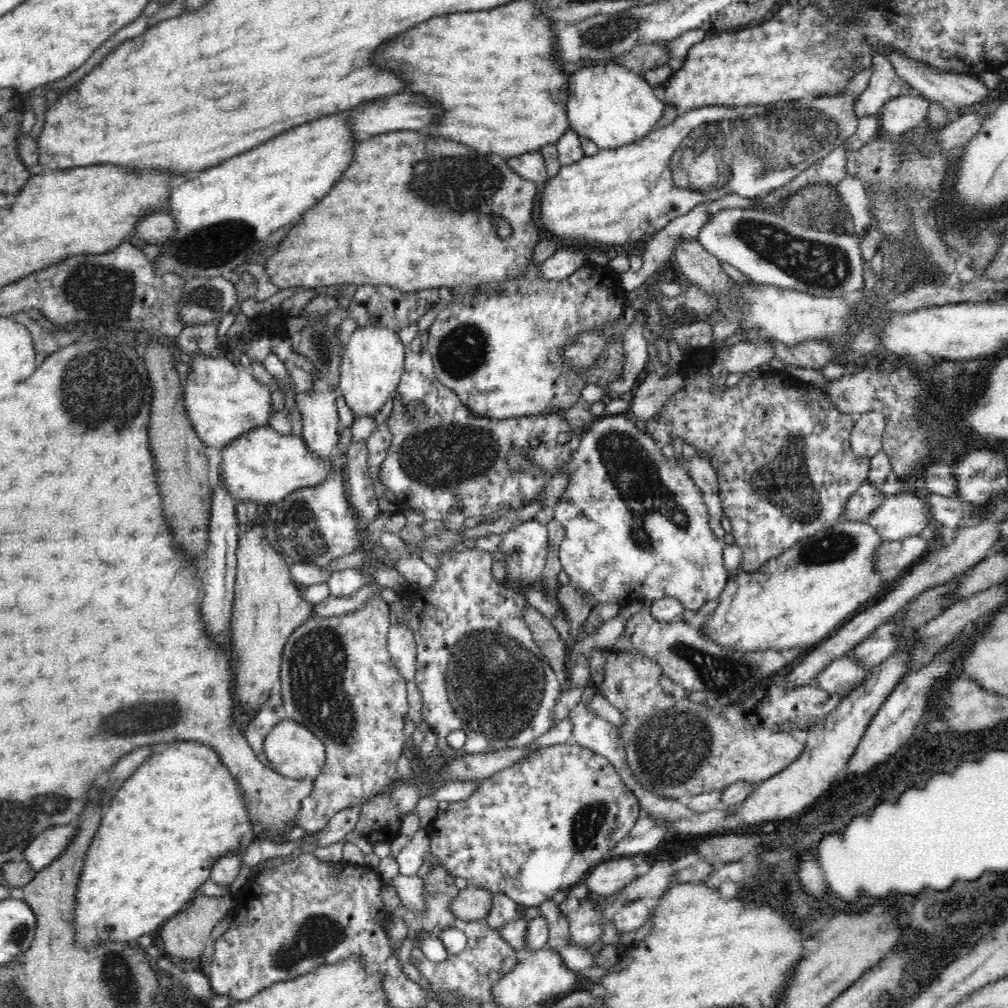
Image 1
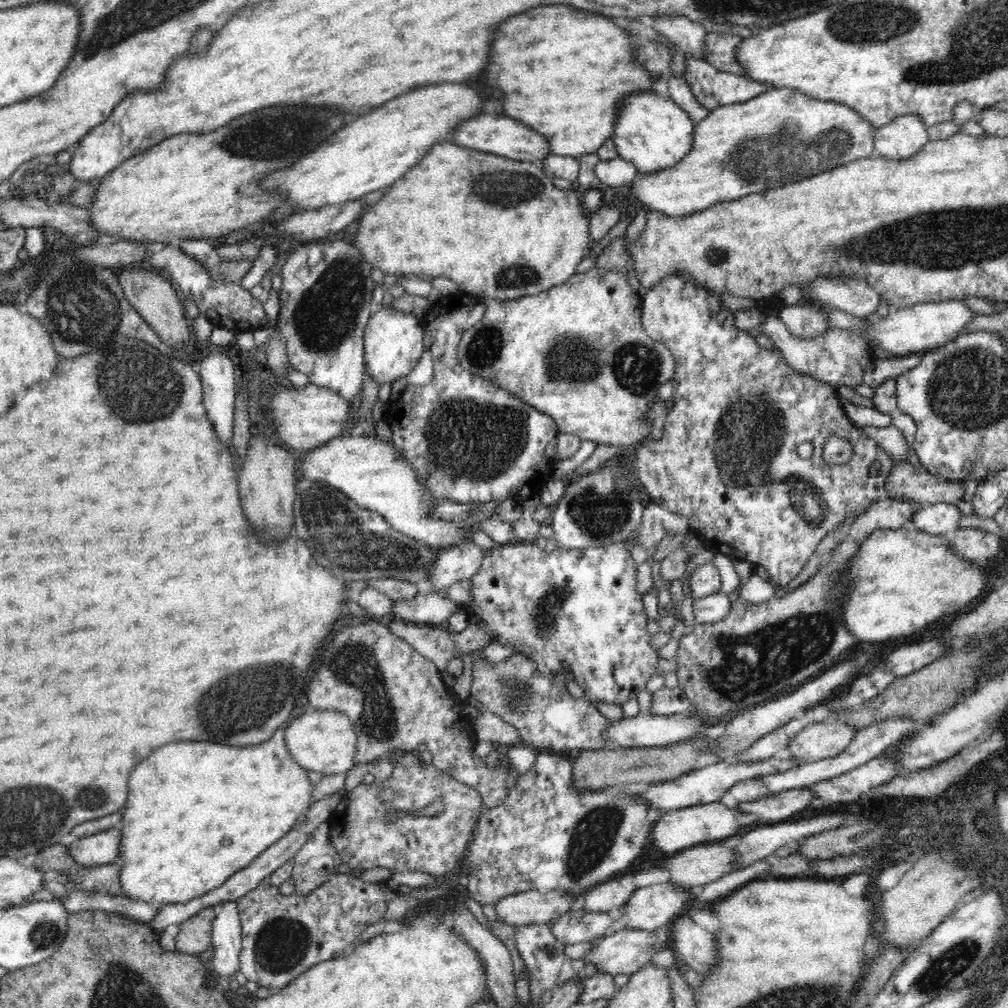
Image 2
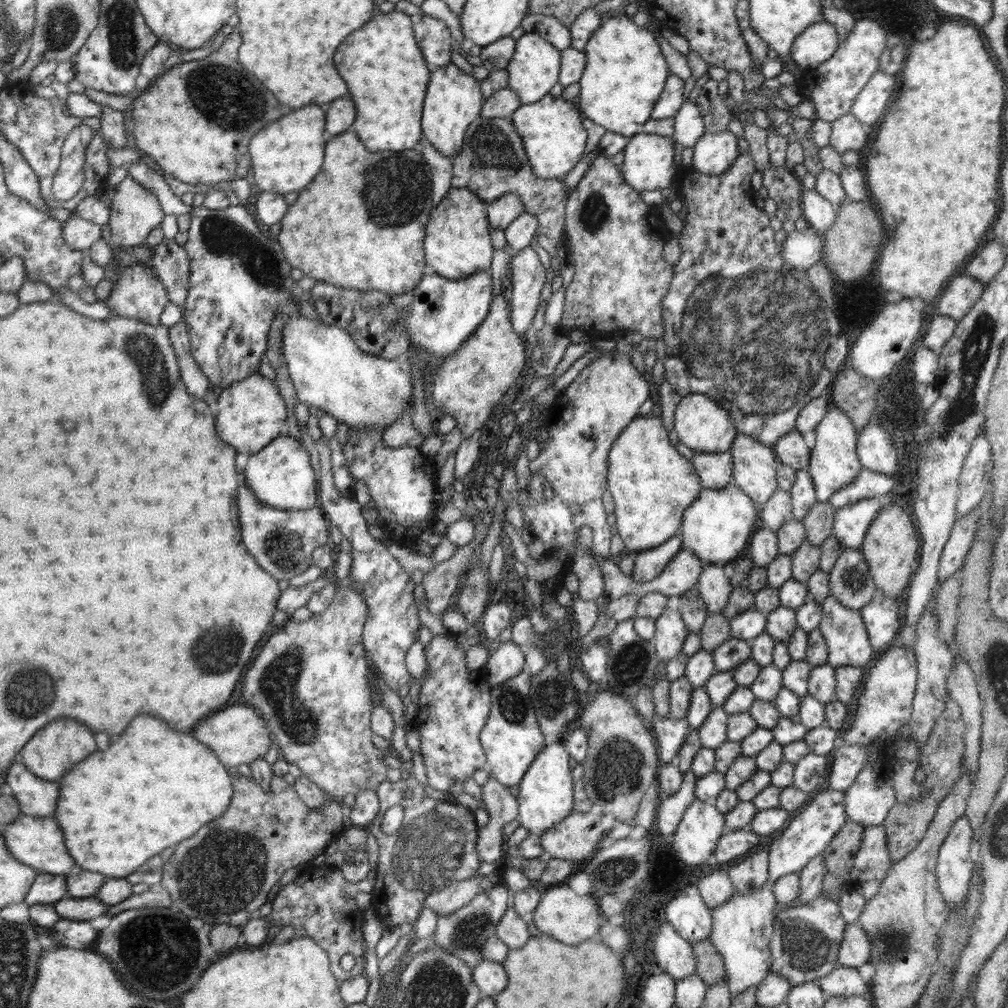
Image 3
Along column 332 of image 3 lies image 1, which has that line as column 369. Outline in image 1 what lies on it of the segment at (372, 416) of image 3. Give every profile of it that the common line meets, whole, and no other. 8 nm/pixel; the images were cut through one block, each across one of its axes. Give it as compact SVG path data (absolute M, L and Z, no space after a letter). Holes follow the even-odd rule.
M370 325L360 329L356 328L348 336L345 347L344 356L341 358L338 387L343 392L348 408L354 412L356 418L374 417L388 402L388 398L400 382L406 356L404 344L398 337L398 331Z

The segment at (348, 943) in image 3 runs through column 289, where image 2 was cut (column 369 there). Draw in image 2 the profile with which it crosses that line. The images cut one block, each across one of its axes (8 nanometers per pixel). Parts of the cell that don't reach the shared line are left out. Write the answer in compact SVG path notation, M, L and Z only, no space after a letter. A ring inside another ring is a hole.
M341 869L337 871L332 879L327 880L318 886L316 890L312 890L310 894L300 894L299 892L293 892L290 895L282 895L278 890L278 886L272 886L269 883L269 878L266 877L254 890L246 892L242 895L242 898L238 898L237 907L241 915L241 929L242 929L242 950L240 952L240 971L244 974L248 981L256 982L259 986L264 986L270 988L270 990L275 989L276 991L285 987L288 983L291 983L293 980L296 980L303 972L306 972L309 968L316 966L320 962L330 960L334 957L341 956L352 948L352 944L356 938L360 938L360 935L366 928L371 924L382 921L385 912L387 911L388 905L400 892L396 889L392 889L386 881L380 881L379 883L366 883L364 880L360 879L358 873L352 873L351 871Z

